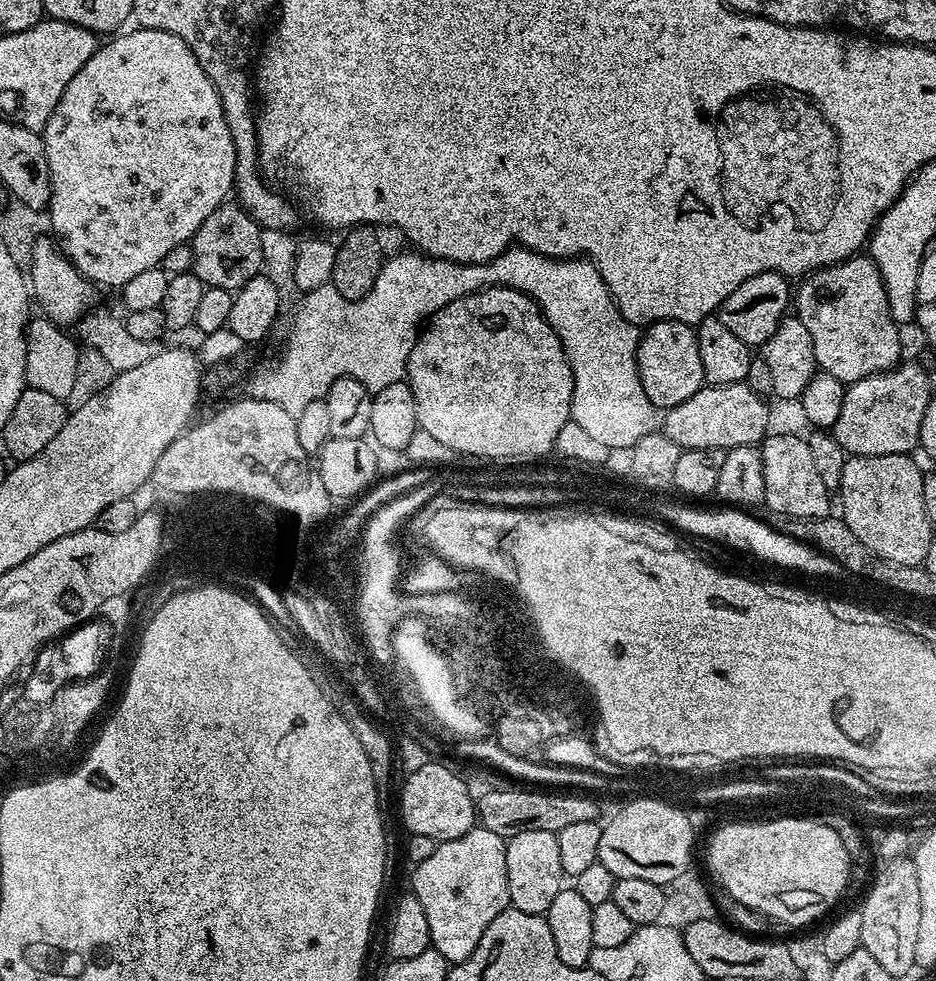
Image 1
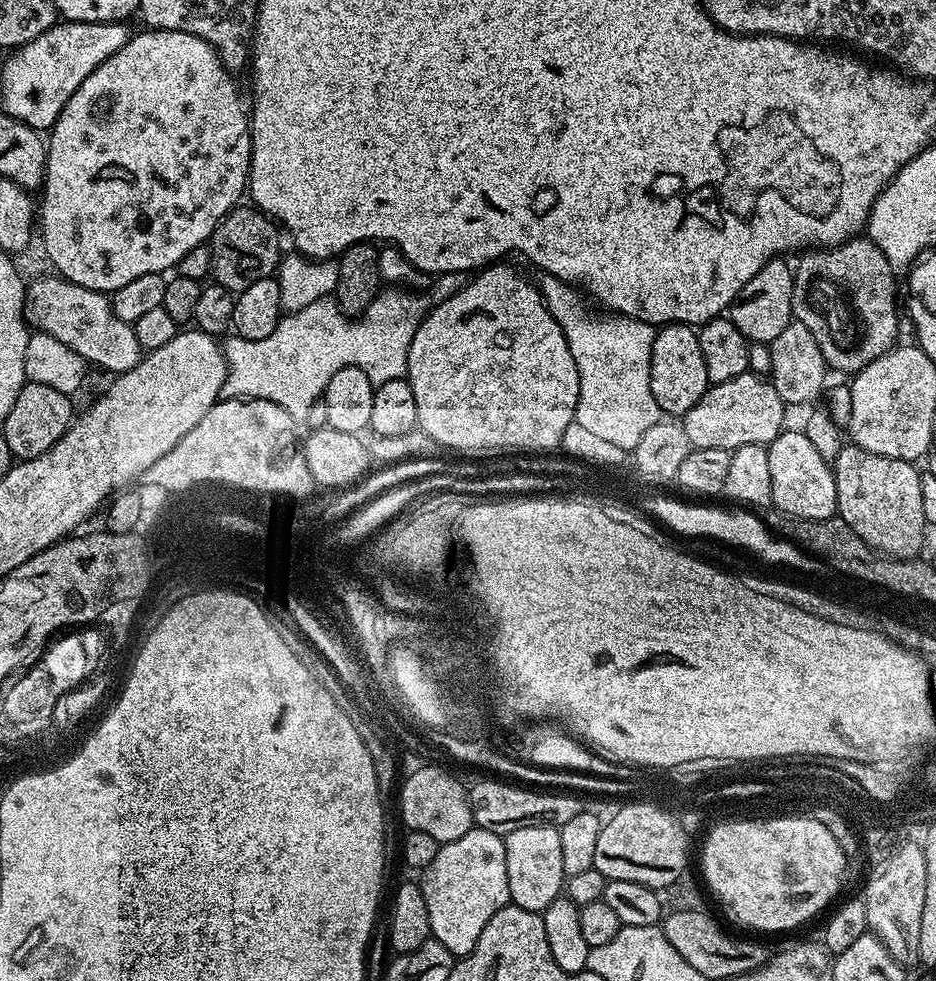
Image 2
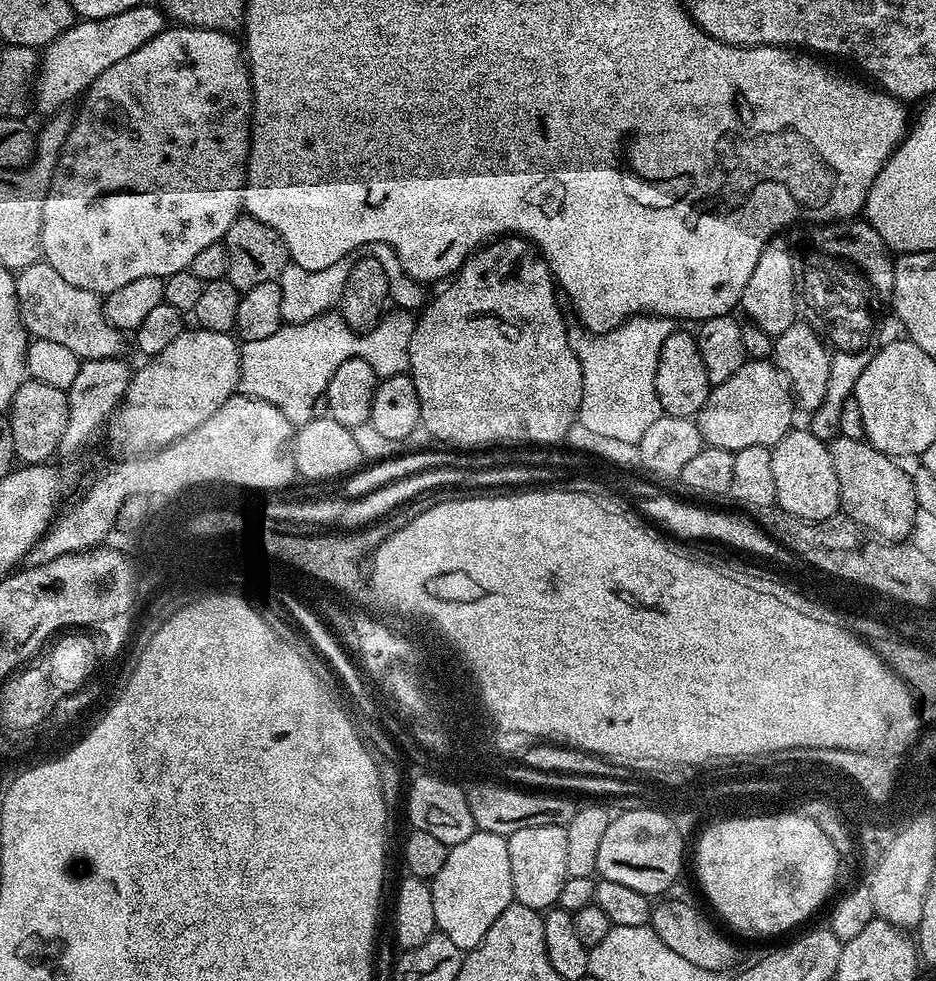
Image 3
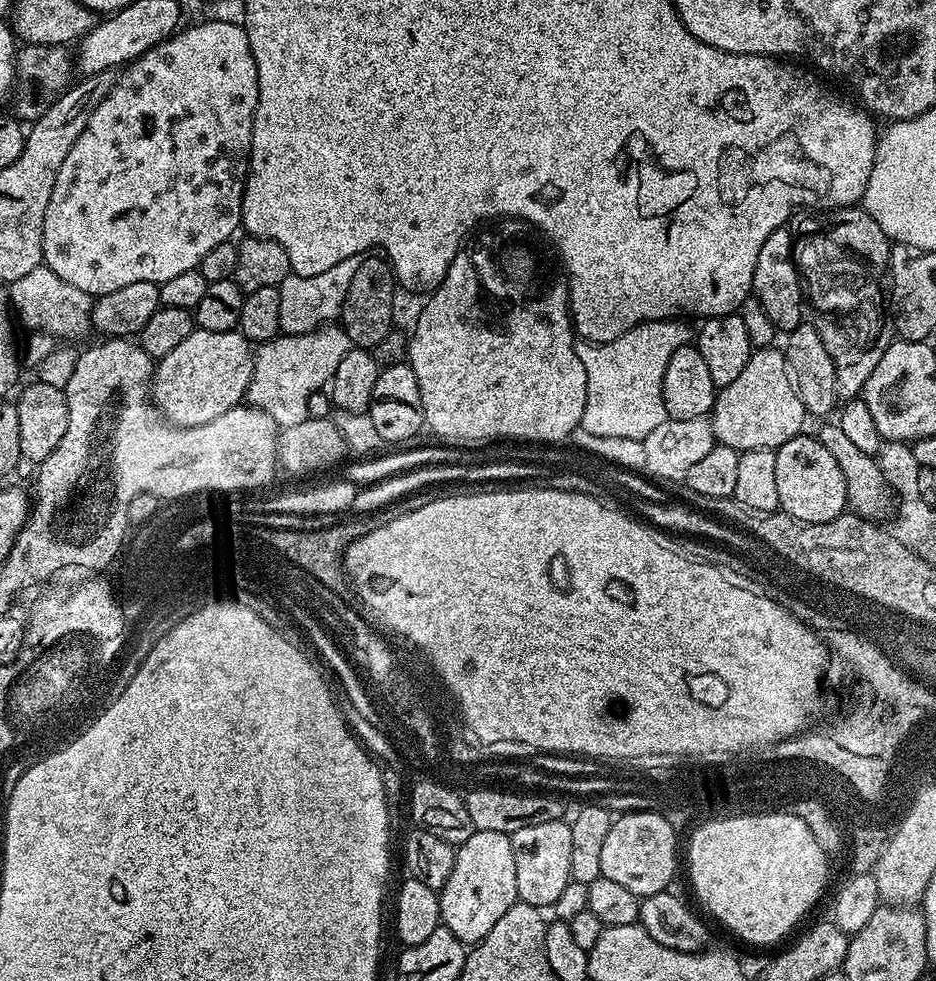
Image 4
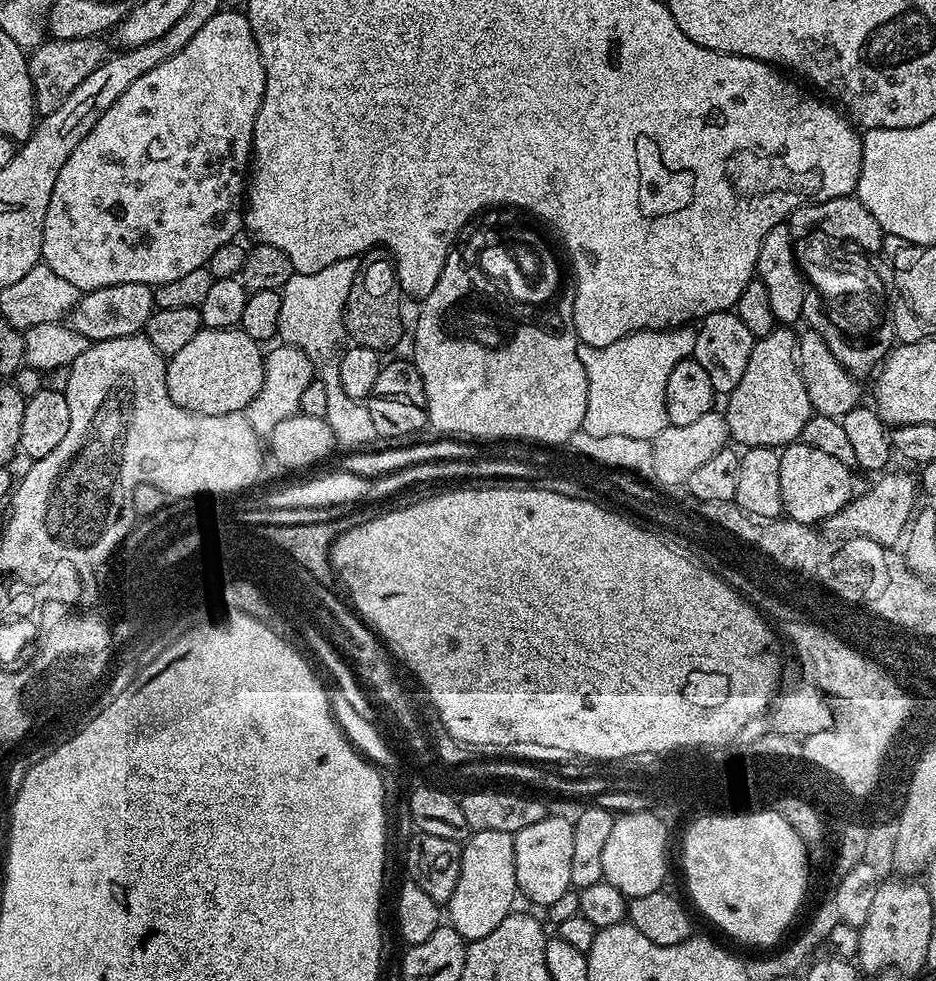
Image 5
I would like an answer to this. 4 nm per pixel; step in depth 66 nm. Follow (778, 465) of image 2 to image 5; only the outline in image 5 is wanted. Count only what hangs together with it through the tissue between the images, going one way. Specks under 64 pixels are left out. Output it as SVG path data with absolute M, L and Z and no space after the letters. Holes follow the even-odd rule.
M793 442L780 452L783 515L794 522L823 525L854 499L853 469L830 454L803 442Z

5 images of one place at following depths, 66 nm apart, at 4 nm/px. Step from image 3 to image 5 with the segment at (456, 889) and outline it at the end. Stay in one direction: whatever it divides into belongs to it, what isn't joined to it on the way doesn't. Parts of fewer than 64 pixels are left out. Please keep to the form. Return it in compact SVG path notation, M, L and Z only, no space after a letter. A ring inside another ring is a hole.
M502 830L472 832L463 845L460 857L460 877L446 905L446 920L465 941L471 942L486 938L490 930L495 930L498 922L505 920L513 911L515 904L512 903L518 900L513 833Z

